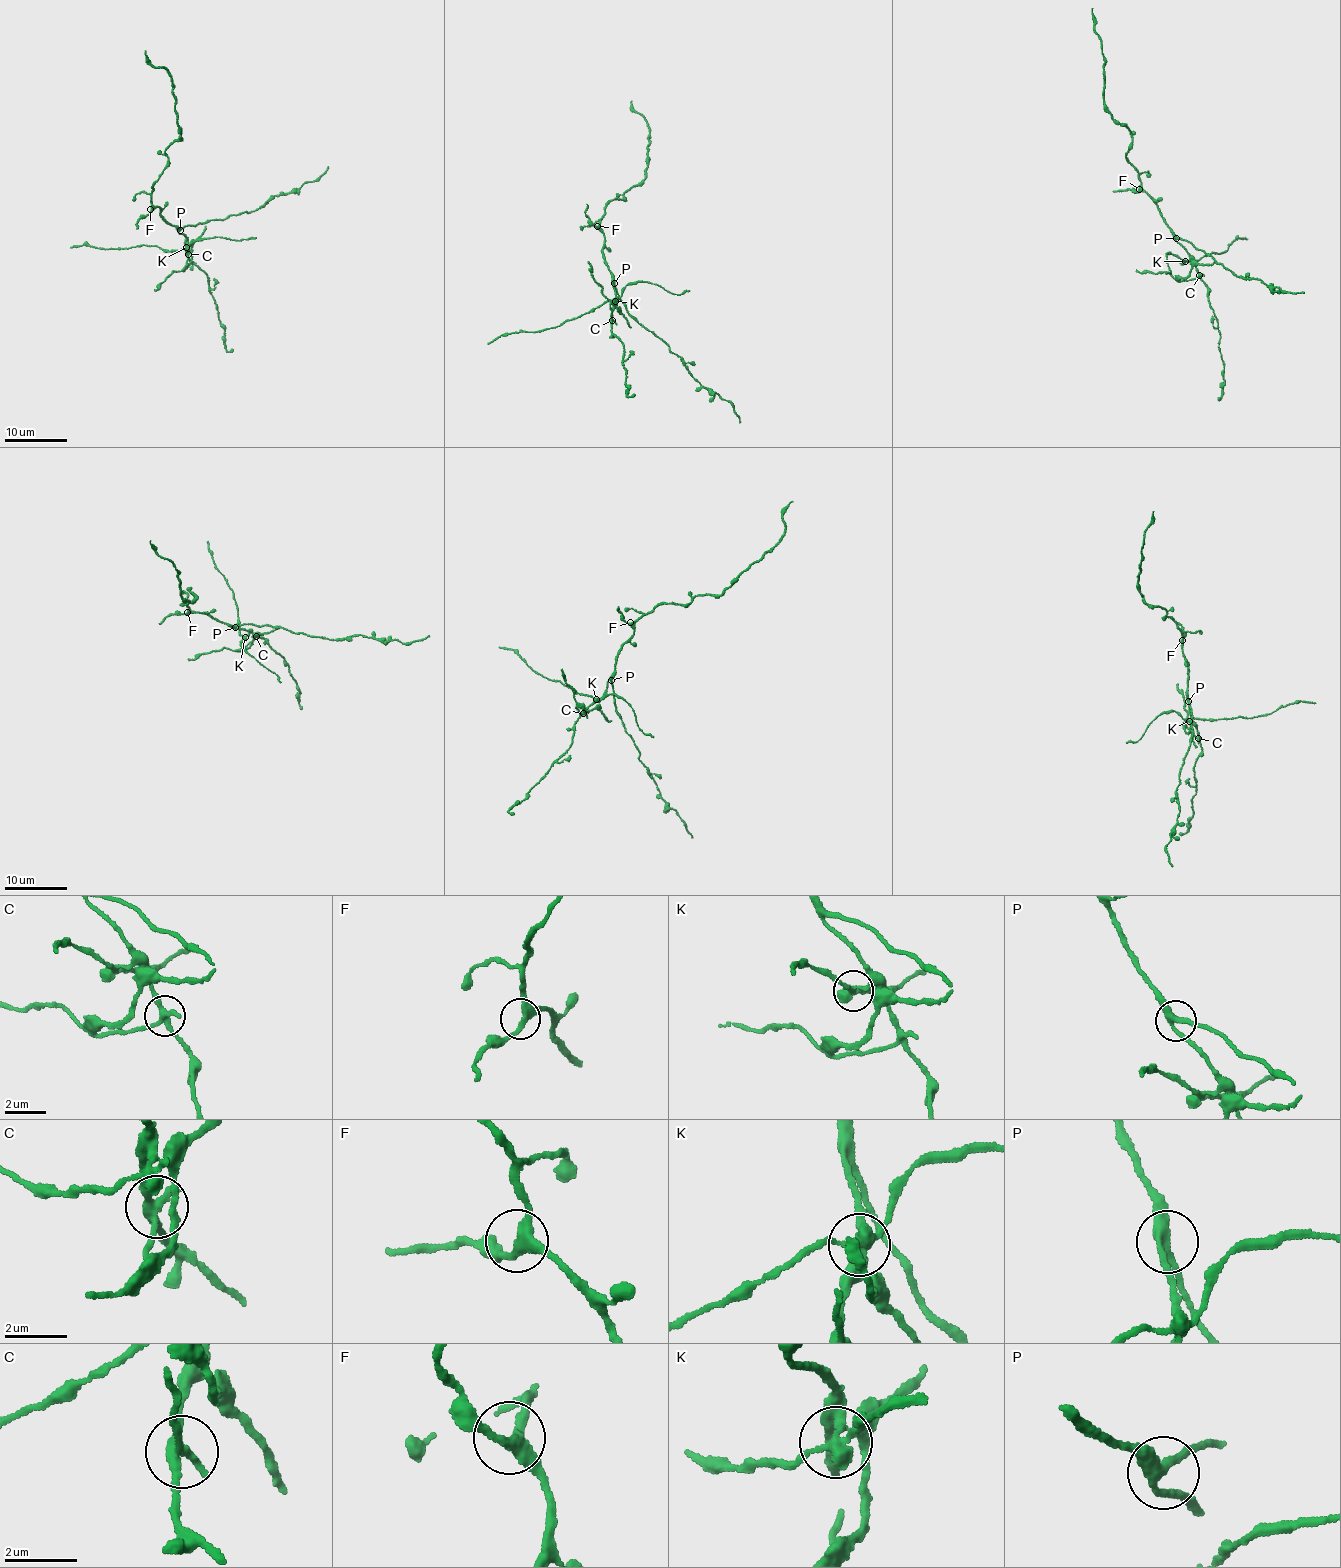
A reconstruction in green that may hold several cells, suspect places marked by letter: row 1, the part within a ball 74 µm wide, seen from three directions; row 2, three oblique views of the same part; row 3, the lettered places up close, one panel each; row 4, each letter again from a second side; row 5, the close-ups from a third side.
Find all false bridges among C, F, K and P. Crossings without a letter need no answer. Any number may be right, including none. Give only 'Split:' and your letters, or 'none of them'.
Split: C, K

